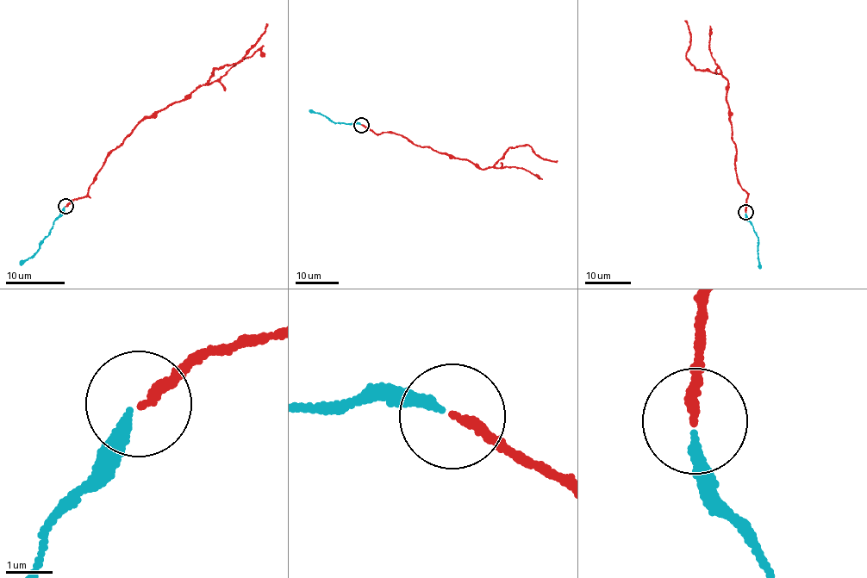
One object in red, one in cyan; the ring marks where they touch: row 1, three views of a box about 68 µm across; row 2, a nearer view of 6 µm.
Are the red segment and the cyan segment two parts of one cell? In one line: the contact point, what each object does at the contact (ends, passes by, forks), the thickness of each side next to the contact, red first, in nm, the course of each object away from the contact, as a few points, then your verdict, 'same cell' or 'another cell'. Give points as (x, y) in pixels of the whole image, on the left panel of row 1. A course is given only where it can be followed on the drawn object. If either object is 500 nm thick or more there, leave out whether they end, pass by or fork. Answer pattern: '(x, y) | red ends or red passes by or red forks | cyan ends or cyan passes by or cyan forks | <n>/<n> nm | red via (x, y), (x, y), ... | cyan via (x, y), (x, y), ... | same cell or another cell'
(65, 206) | red ends | cyan ends | 190/240 nm | red via (65, 207), (87, 195), (105, 157), (137, 124), (208, 82), (216, 67), (239, 62), (266, 23) | cyan via (65, 206), (40, 250), (21, 265) | same cell

